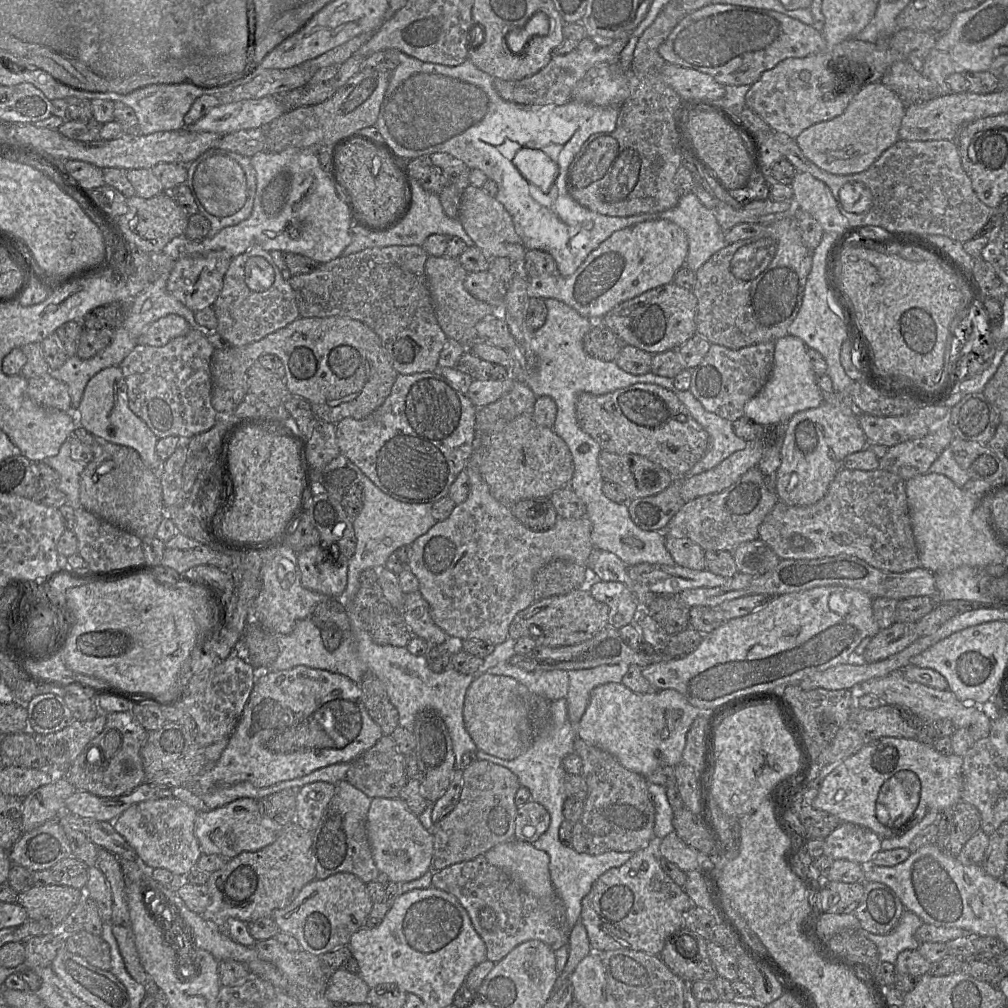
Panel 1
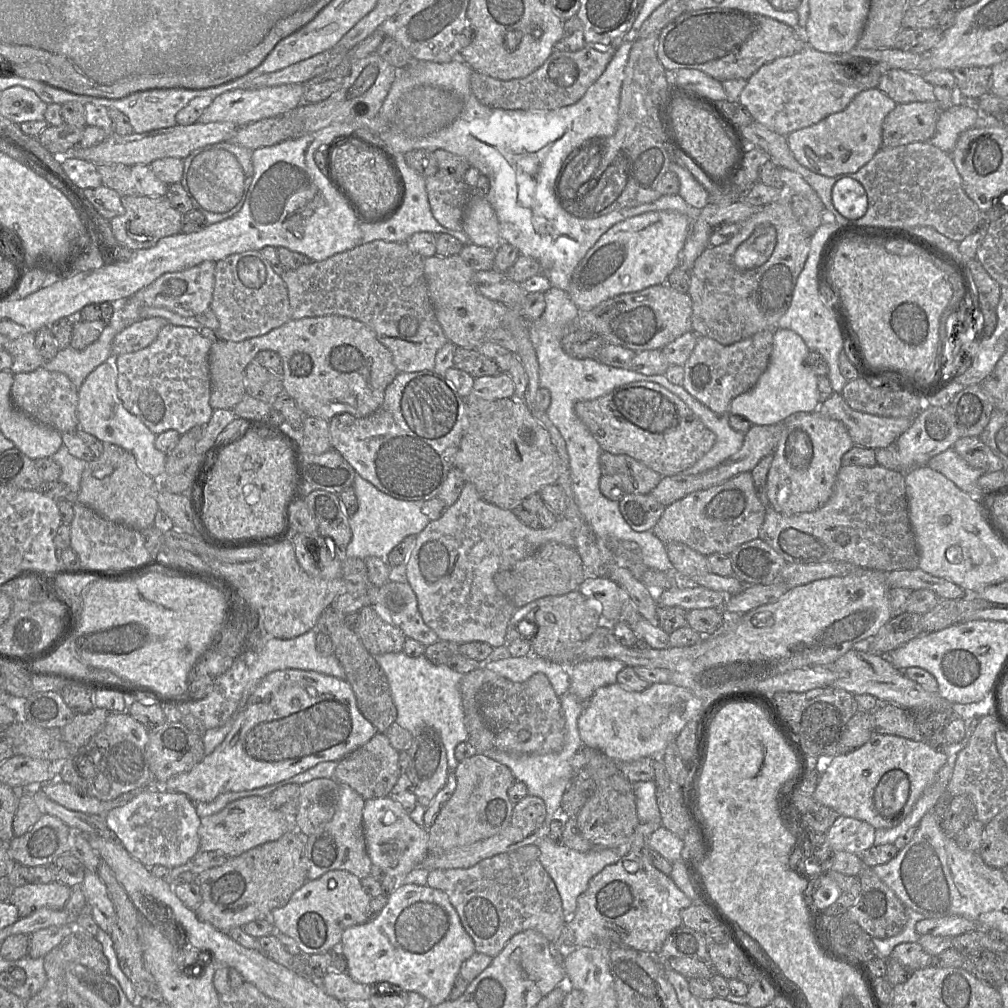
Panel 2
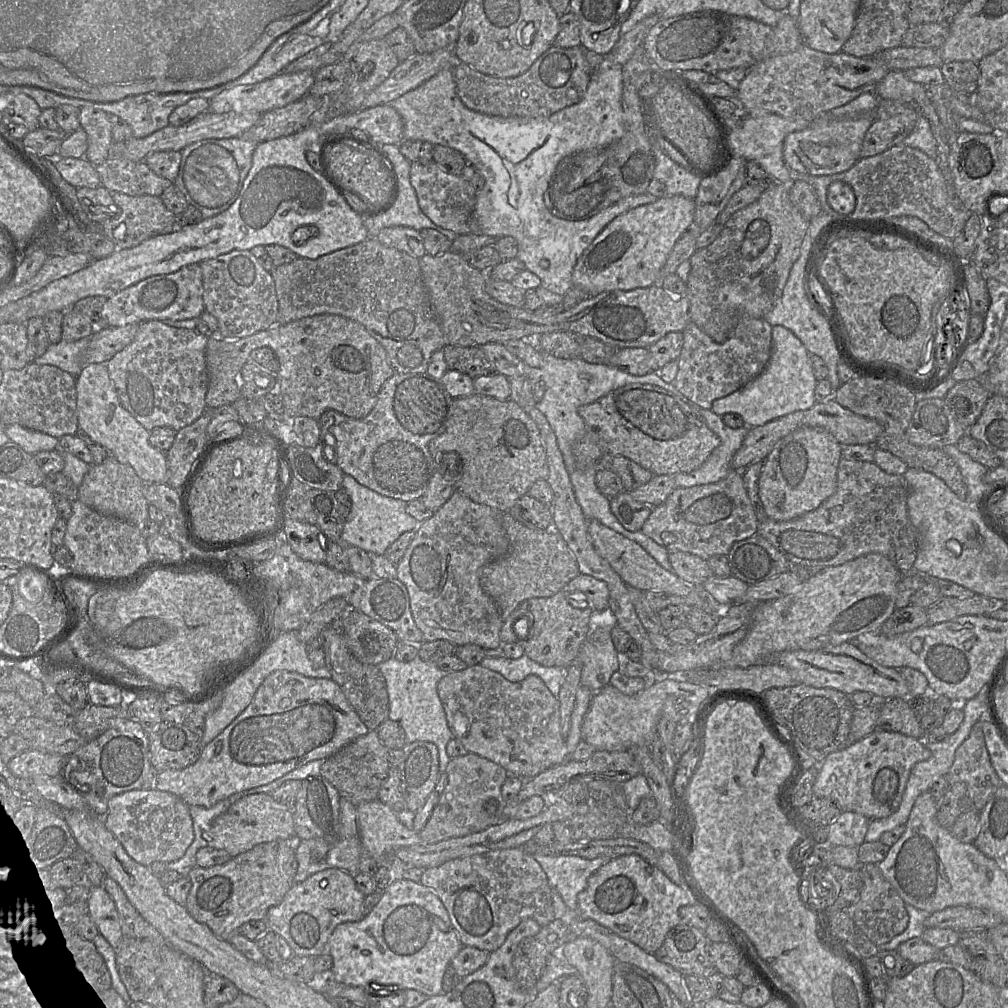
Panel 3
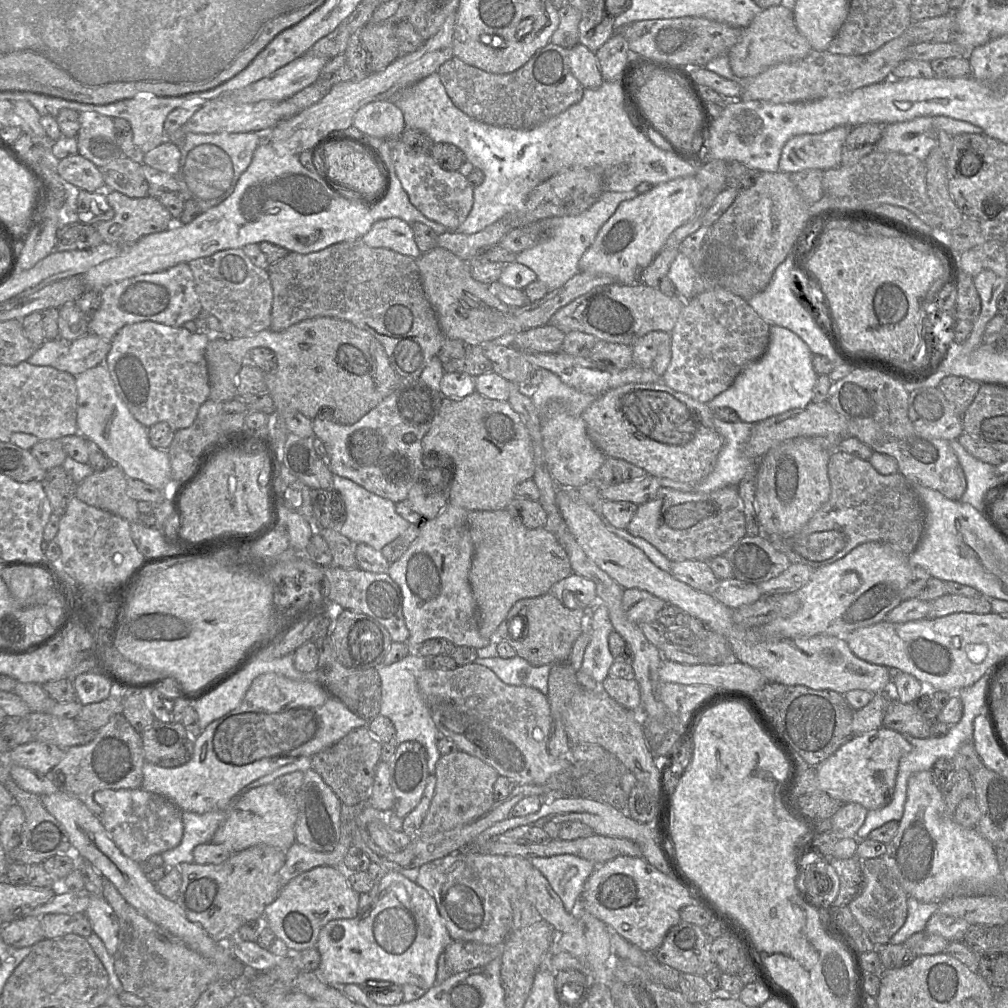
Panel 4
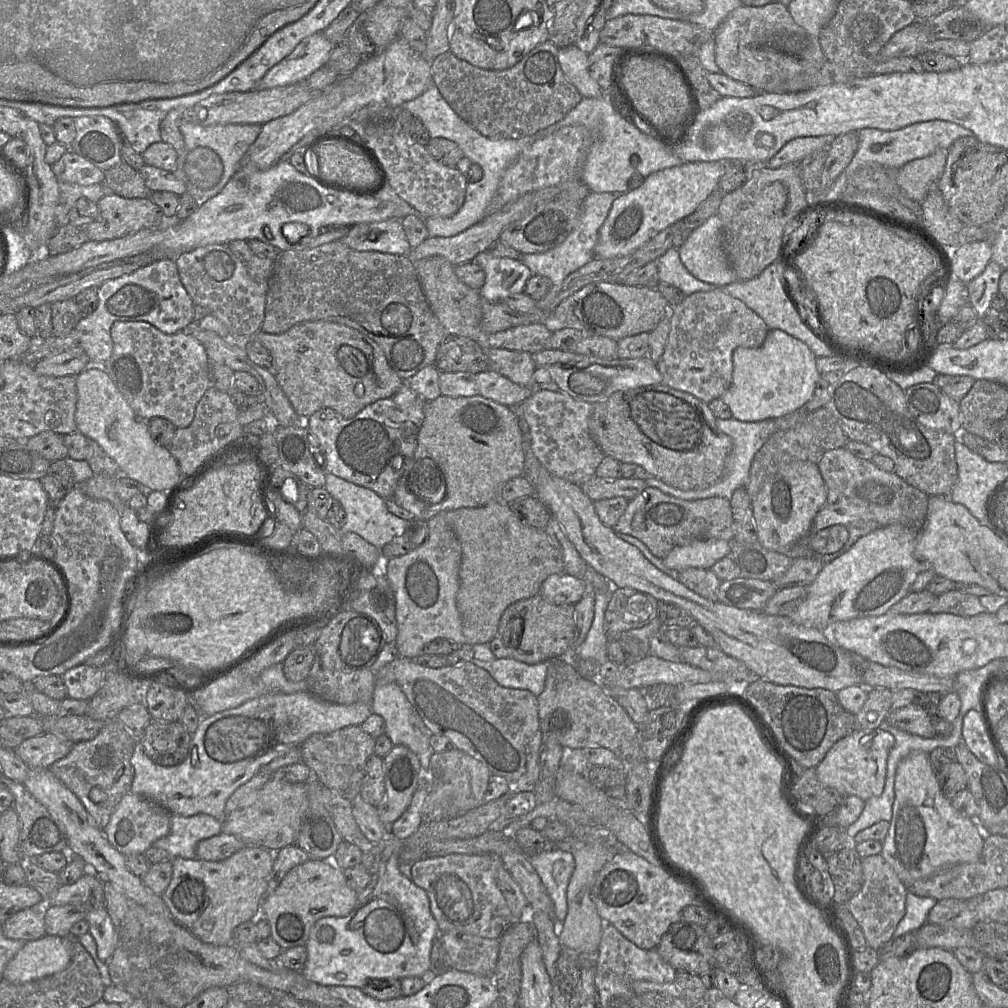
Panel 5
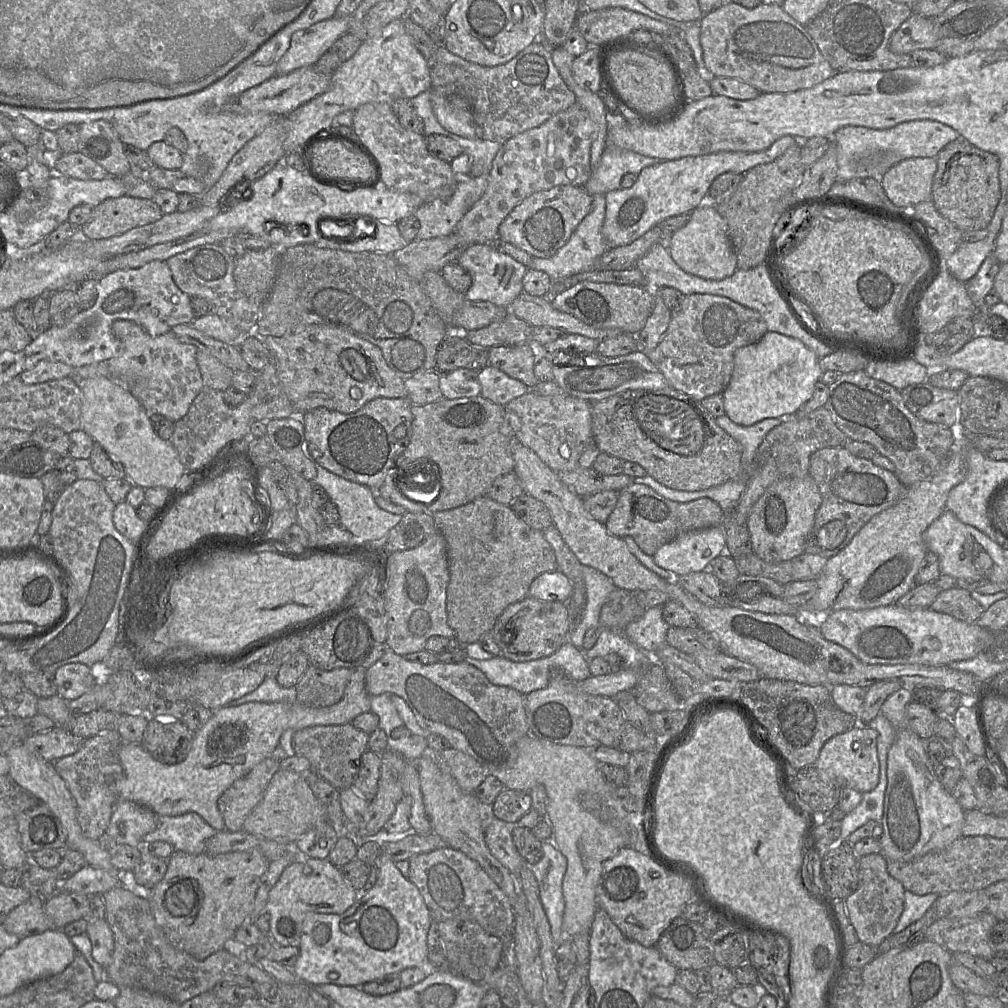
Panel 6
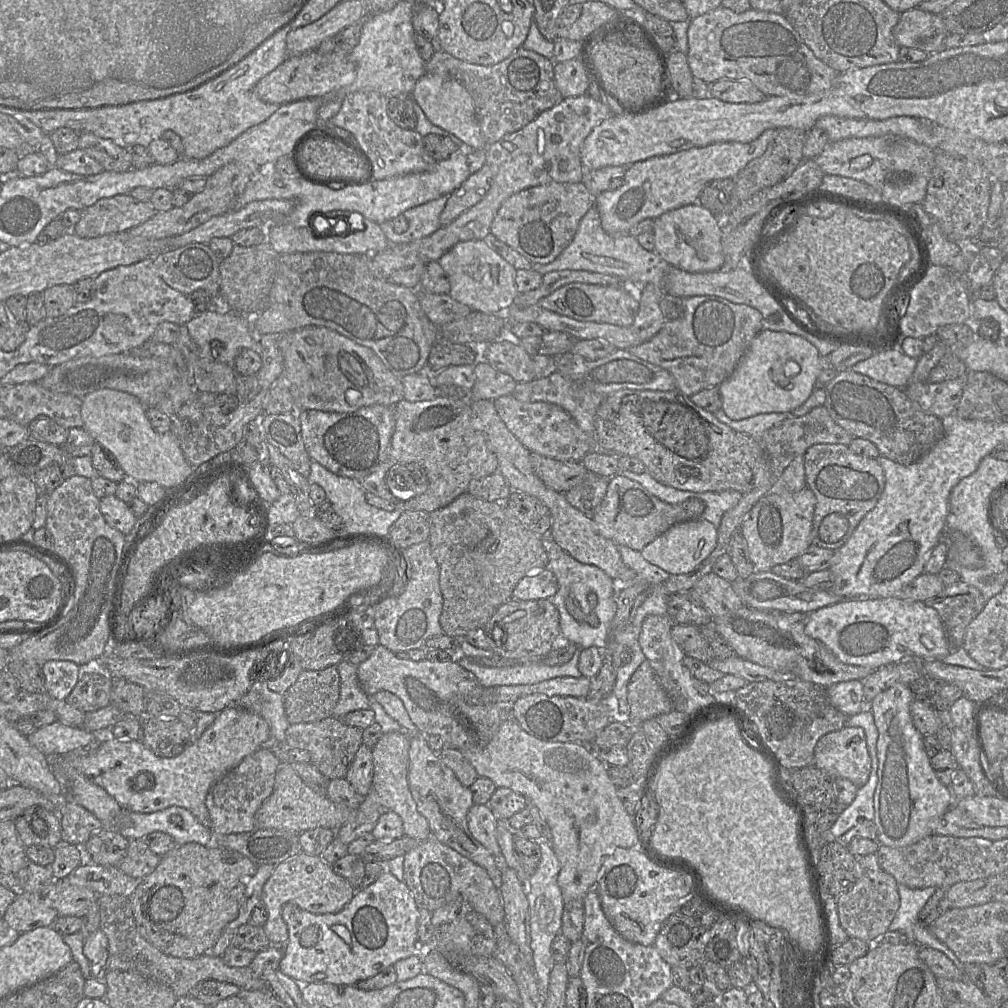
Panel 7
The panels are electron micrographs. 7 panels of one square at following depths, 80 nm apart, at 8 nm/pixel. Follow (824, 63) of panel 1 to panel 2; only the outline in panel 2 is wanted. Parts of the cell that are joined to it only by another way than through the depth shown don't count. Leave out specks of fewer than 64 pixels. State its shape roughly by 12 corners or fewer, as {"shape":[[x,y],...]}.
{"shape":[[807,46],[763,65],[739,102],[787,136],[876,88]]}

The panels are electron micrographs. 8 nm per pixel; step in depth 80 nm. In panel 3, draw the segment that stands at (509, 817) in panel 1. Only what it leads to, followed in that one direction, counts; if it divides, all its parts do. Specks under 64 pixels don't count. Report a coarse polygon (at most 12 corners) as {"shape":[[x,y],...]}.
{"shape":[[479,755],[451,758],[421,843],[507,820],[509,775]]}

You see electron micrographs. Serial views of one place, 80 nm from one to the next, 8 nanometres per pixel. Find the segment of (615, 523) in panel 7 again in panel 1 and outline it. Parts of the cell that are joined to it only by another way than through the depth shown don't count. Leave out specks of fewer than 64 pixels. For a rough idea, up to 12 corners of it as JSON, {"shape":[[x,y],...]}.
{"shape":[[754,467],[685,503],[665,537],[732,552],[778,501]]}

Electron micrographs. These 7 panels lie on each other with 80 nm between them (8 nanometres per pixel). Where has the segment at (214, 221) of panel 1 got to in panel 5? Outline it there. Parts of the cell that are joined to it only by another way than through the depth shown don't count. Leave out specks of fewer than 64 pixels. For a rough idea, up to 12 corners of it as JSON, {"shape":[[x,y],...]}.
{"shape":[[260,124],[180,125],[175,176],[204,204],[239,169]]}

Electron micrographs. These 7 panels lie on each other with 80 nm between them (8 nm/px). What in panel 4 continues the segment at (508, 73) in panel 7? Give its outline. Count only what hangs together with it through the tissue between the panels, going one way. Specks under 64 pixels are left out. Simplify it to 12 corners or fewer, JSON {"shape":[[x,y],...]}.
{"shape":[[570,49],[508,74],[452,57],[452,102],[496,127],[532,129],[579,103]]}

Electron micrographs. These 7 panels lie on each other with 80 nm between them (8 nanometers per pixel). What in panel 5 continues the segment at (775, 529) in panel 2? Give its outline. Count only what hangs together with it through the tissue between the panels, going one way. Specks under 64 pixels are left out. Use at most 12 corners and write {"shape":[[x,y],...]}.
{"shape":[[844,447],[817,465],[827,499],[790,558],[828,563],[929,495]]}

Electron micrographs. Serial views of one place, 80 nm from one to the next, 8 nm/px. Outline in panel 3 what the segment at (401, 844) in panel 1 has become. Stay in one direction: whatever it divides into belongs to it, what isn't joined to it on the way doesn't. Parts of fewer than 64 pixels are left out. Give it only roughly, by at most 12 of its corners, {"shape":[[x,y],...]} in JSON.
{"shape":[[379,799],[357,806],[364,852],[385,858],[421,843]]}

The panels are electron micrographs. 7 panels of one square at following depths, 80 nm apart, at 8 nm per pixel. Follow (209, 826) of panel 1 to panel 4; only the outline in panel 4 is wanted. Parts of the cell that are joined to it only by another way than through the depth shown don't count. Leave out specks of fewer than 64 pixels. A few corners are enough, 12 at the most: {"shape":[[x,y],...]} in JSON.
{"shape":[[273,783],[231,802],[214,844],[296,843],[295,797]]}

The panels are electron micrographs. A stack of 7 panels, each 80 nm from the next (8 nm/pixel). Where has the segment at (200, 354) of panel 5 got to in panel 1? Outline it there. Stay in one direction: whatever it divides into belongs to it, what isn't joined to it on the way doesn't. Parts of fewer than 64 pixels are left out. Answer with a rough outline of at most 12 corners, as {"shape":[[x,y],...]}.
{"shape":[[191,329],[121,362],[130,410],[159,438],[218,421],[215,348]]}

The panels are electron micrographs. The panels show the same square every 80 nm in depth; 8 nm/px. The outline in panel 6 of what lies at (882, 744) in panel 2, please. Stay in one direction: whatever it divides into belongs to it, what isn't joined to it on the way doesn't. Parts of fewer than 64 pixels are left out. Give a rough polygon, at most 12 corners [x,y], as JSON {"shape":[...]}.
{"shape":[[867,725],[830,738],[814,763],[861,793],[879,783],[878,732]]}

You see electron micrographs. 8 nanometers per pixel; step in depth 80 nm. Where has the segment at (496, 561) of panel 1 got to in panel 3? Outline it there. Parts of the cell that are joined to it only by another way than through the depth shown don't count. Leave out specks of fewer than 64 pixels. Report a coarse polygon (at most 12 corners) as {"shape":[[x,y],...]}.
{"shape":[[456,490],[396,564],[425,642],[502,646],[502,513]]}

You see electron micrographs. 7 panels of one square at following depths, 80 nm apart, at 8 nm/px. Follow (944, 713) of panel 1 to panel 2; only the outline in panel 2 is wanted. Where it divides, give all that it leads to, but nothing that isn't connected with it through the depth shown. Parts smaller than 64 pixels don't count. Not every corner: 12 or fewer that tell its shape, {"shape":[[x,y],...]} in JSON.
{"shape":[[850,649],[827,666],[831,687],[880,704],[953,710],[886,656]]}

